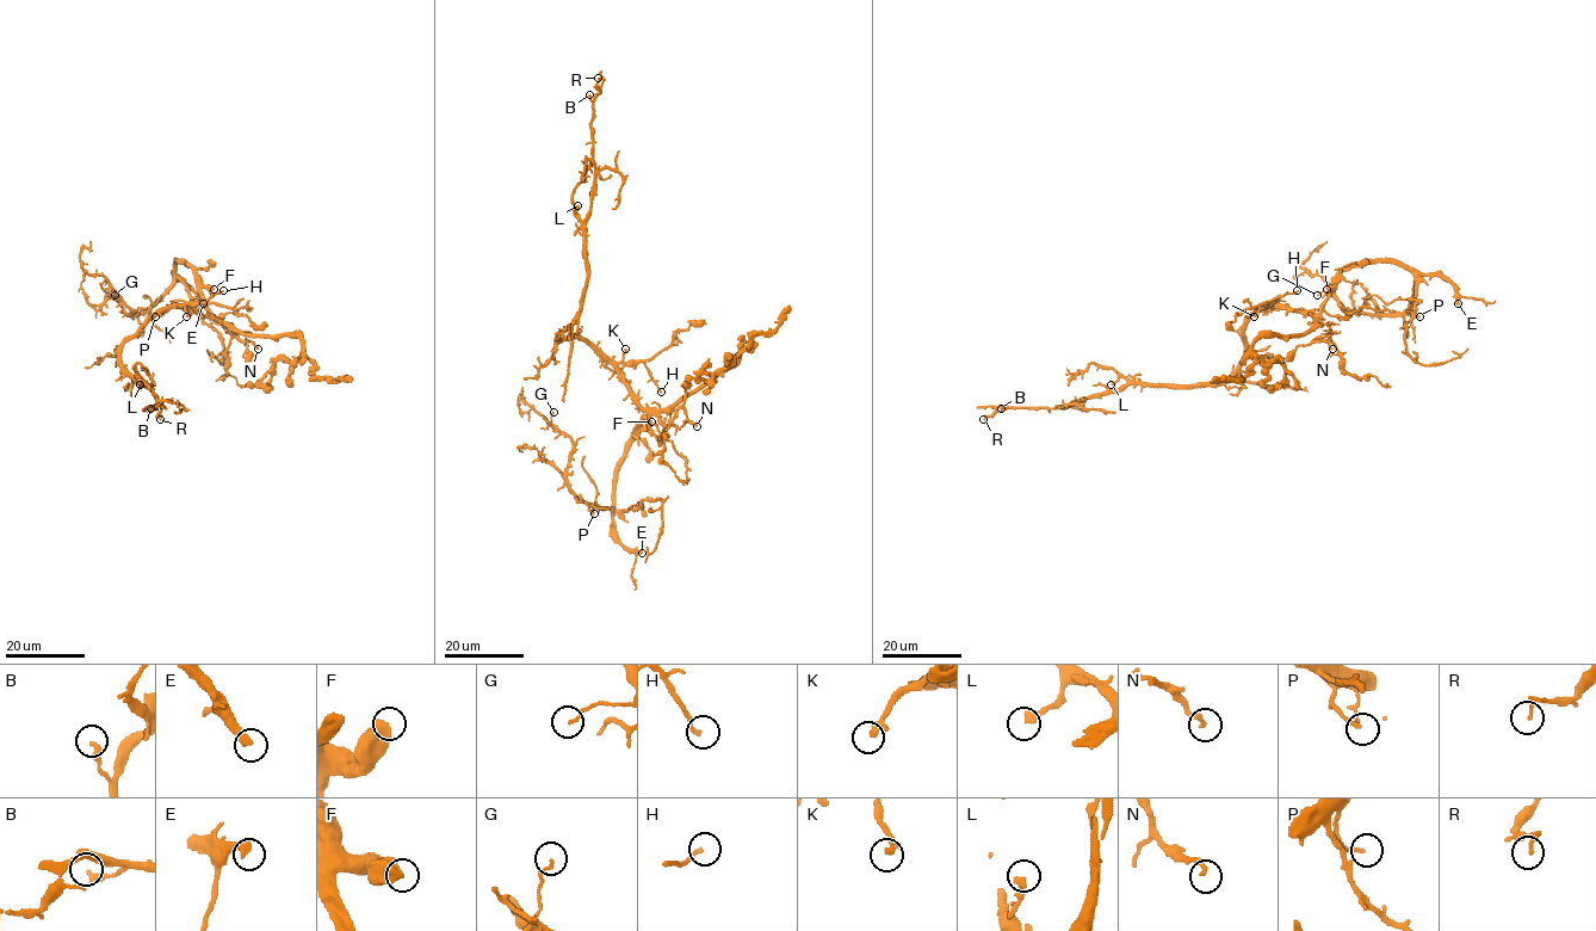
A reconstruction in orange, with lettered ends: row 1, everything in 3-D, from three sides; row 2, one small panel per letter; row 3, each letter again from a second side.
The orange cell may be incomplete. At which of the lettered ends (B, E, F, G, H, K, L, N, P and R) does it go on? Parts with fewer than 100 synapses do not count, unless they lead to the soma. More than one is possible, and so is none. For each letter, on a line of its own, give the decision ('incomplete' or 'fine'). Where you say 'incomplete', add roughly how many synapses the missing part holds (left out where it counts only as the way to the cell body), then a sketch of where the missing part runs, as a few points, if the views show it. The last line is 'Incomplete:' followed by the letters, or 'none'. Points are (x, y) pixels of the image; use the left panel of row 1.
B: fine
E: incomplete | 150 syn | (203, 303), (243, 359), (252, 404), (249, 421), (236, 458), (161, 554), (167, 599), (159, 615)
F: fine
G: fine
H: fine
K: fine
L: fine
N: fine
P: fine
R: fine
Incomplete: E

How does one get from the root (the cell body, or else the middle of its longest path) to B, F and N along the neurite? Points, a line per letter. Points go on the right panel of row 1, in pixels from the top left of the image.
B: (1294, 310), (1260, 308), (1243, 331), (1243, 362), (1217, 383), (1127, 383), (1052, 408), (1001, 408)
F: (1294, 310), (1317, 314), (1332, 288), (1327, 289)
N: (1294, 310), (1309, 312), (1325, 324), (1330, 331), (1313, 341), (1325, 340), (1332, 349)

